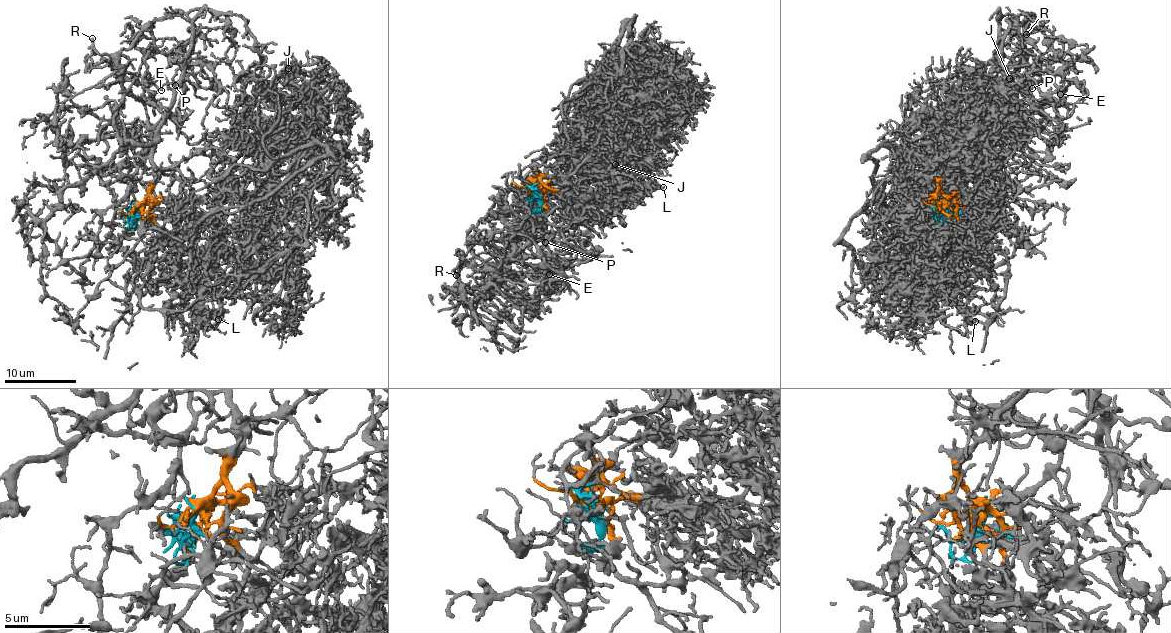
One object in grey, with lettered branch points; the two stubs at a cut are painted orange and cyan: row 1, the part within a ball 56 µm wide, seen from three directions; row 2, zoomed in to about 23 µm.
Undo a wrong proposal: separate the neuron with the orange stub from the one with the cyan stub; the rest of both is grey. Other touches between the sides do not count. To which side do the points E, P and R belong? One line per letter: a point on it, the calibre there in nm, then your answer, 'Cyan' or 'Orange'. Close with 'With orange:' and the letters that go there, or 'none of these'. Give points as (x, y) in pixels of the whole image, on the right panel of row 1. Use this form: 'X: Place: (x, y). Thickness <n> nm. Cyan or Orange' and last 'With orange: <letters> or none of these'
E: Place: (1060, 94). Thickness 100 nm. Orange
P: Place: (1032, 88). Thickness 180 nm. Orange
R: Place: (1026, 34). Thickness 200 nm. Orange
With orange: E, P, R

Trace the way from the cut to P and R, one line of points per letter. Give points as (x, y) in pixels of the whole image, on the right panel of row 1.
P: (944, 200), (941, 176), (966, 149), (969, 87), (997, 34), (1018, 34), (1026, 16), (1017, 33), (1032, 88)
R: (944, 200), (977, 69), (1000, 29), (1023, 31), (1026, 16), (1000, 48), (1031, 68), (1019, 50), (1027, 33)

